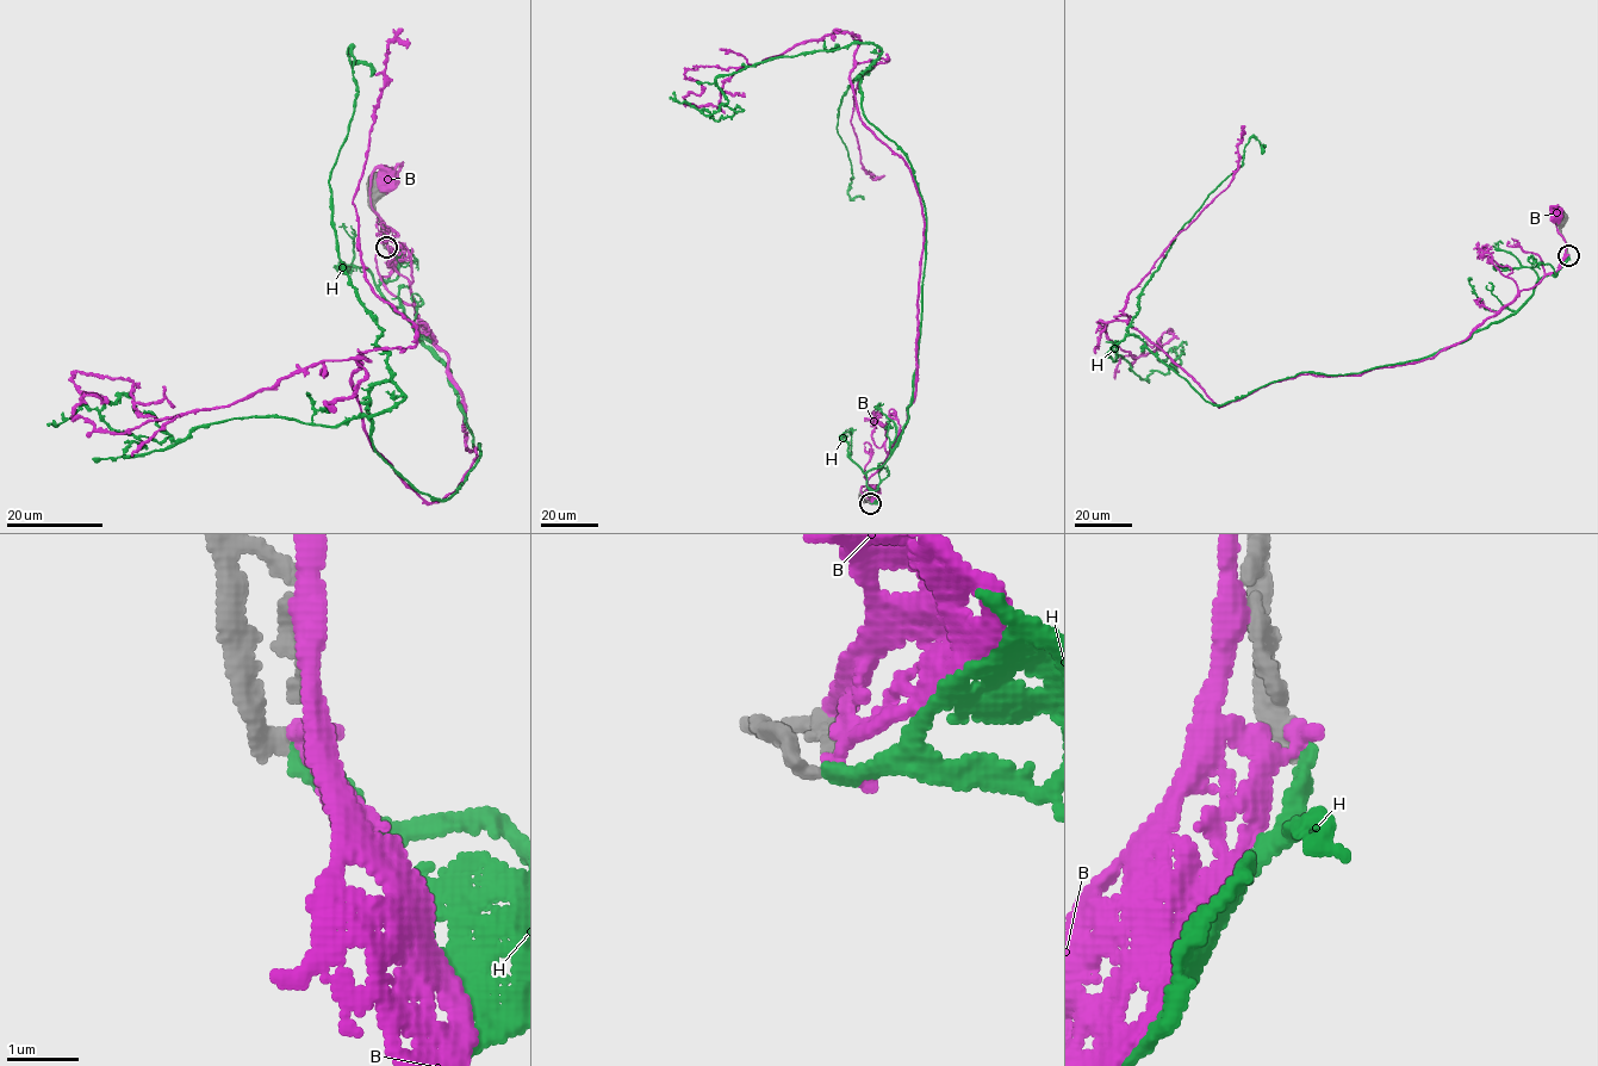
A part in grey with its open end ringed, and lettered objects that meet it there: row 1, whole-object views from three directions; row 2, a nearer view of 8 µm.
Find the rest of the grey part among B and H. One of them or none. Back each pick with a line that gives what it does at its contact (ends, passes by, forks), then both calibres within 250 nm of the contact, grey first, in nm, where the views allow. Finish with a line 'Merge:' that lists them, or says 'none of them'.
H: it ends; calibres 240 and 220 nm
Merge: H

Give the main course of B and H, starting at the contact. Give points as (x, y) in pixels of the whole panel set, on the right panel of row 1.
B: (1568, 254), (1550, 208), (1556, 215)
H: (1568, 255), (1515, 313), (1424, 358), (1213, 406), (1139, 338), (1108, 352), (1144, 379), (1181, 359), (1157, 358)

